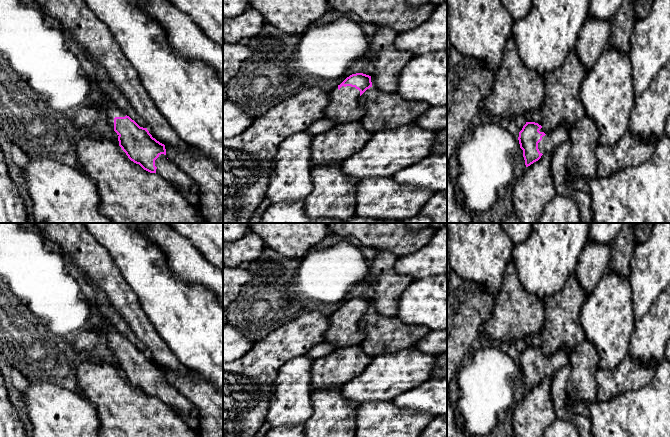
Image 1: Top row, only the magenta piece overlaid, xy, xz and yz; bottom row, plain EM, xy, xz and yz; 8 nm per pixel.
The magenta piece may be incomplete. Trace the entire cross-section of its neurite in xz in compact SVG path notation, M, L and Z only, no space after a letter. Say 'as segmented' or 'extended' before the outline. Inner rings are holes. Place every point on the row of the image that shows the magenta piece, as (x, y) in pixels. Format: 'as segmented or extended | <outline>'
extended | M356 73L347 77L329 92L330 102L326 108L326 118L336 124L360 122L365 109L360 96L372 87L371 76Z

